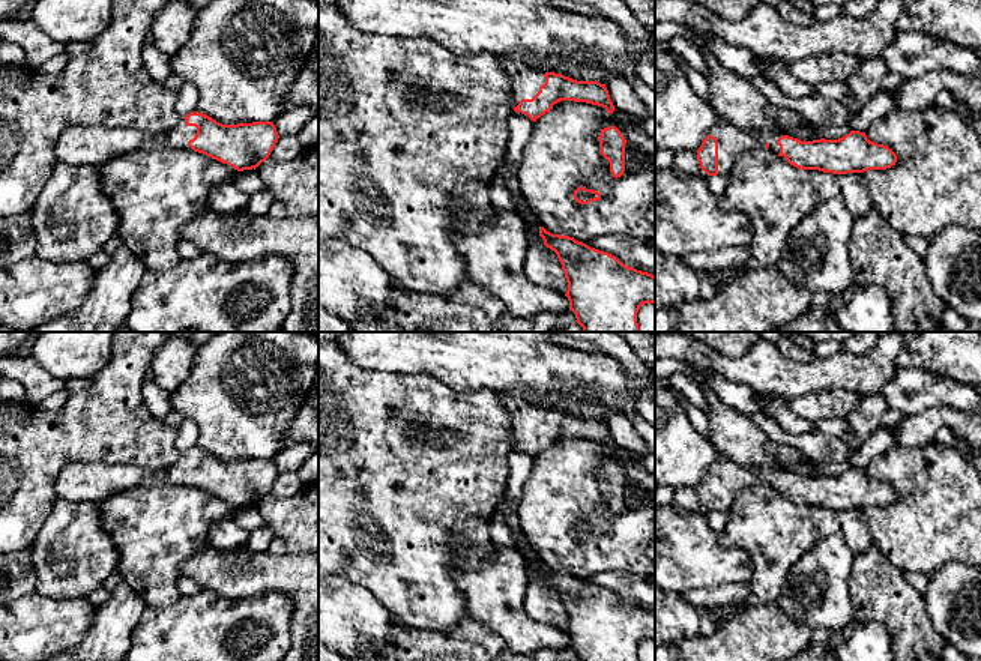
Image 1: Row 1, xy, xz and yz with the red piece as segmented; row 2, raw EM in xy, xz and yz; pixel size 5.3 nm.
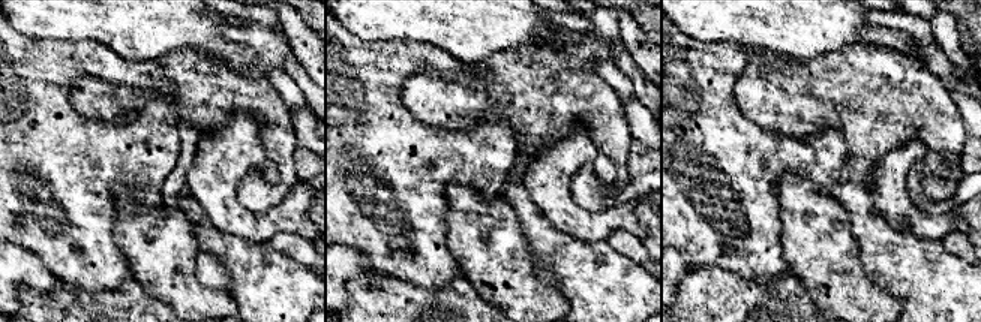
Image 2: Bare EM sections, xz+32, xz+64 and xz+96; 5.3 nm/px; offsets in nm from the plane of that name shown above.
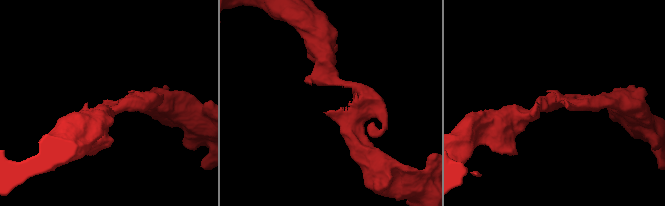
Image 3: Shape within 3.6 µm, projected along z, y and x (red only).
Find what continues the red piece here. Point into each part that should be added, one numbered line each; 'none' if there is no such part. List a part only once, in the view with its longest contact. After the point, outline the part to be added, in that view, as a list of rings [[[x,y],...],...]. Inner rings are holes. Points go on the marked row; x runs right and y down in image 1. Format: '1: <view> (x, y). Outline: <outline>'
1: xz (526, 78). Outline: [[[502,54],[497,57],[503,72],[511,78],[514,107],[521,99],[532,99],[545,83],[545,71],[536,68],[520,54]]]

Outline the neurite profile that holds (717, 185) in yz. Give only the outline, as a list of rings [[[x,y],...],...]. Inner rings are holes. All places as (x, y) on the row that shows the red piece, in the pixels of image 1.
[[[708,176],[705,180],[709,191],[718,197],[724,194],[729,185],[729,176]]]

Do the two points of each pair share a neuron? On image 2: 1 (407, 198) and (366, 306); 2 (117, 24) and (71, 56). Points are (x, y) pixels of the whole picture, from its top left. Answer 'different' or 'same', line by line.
1: different
2: different

